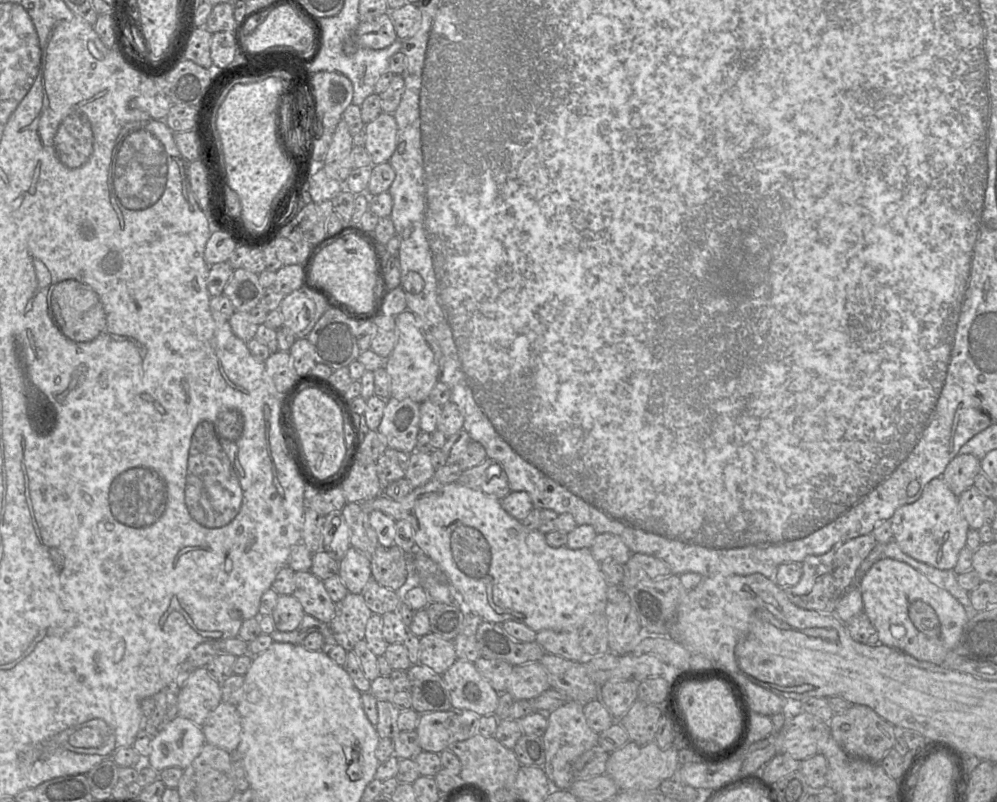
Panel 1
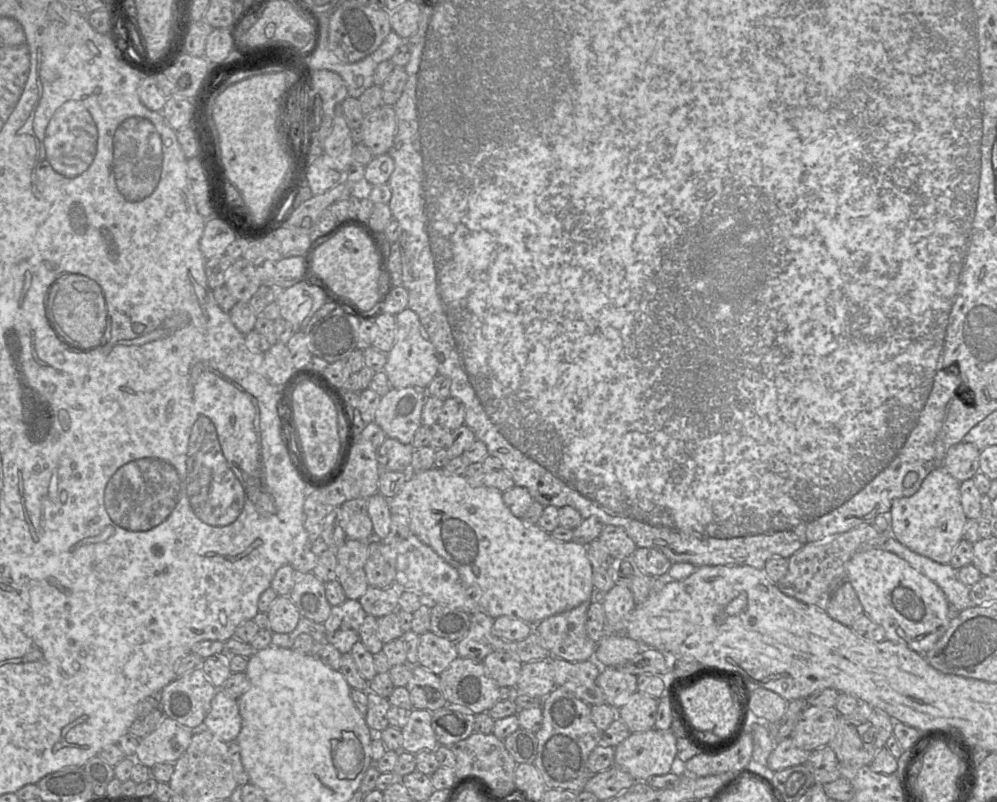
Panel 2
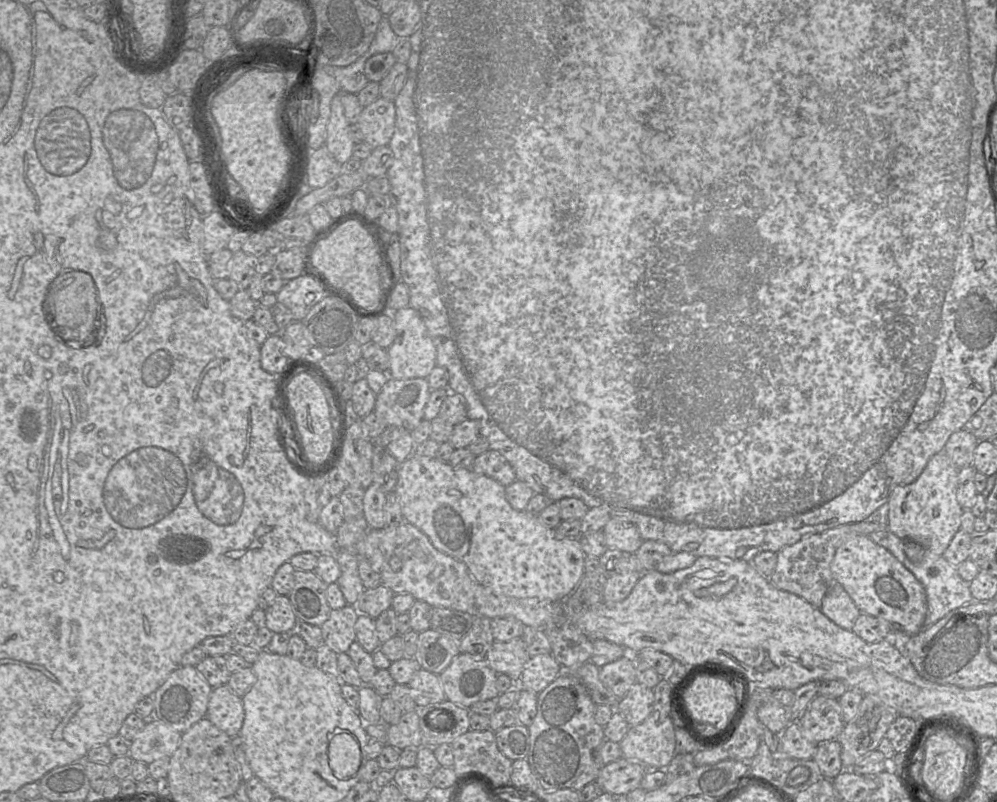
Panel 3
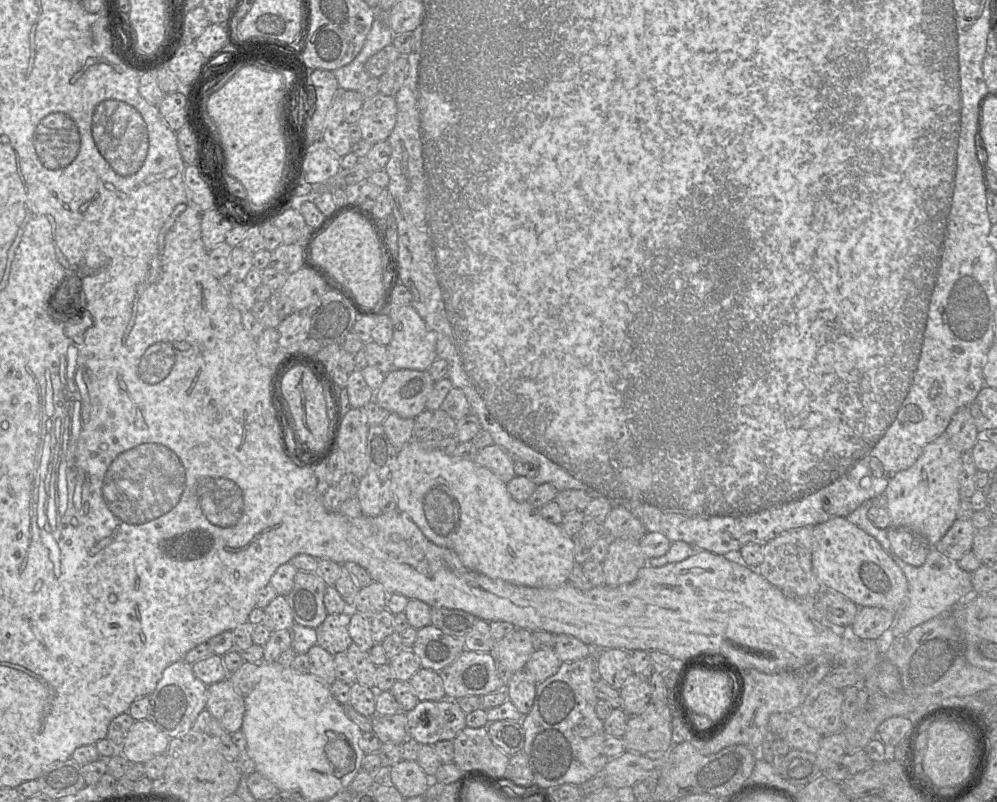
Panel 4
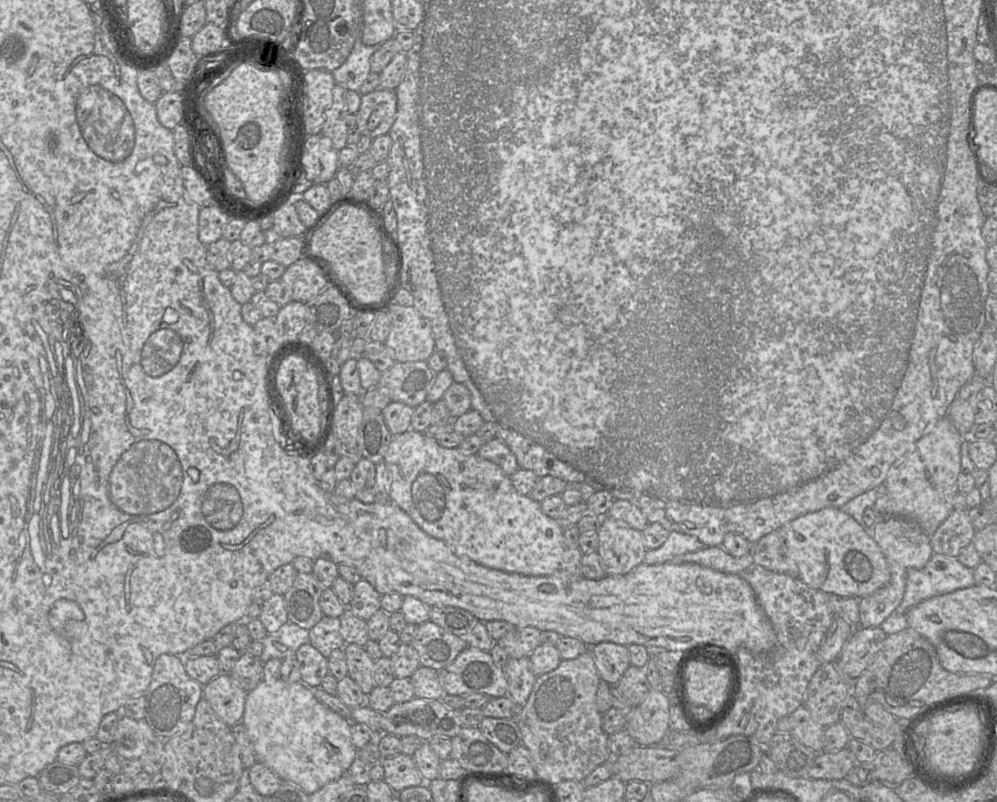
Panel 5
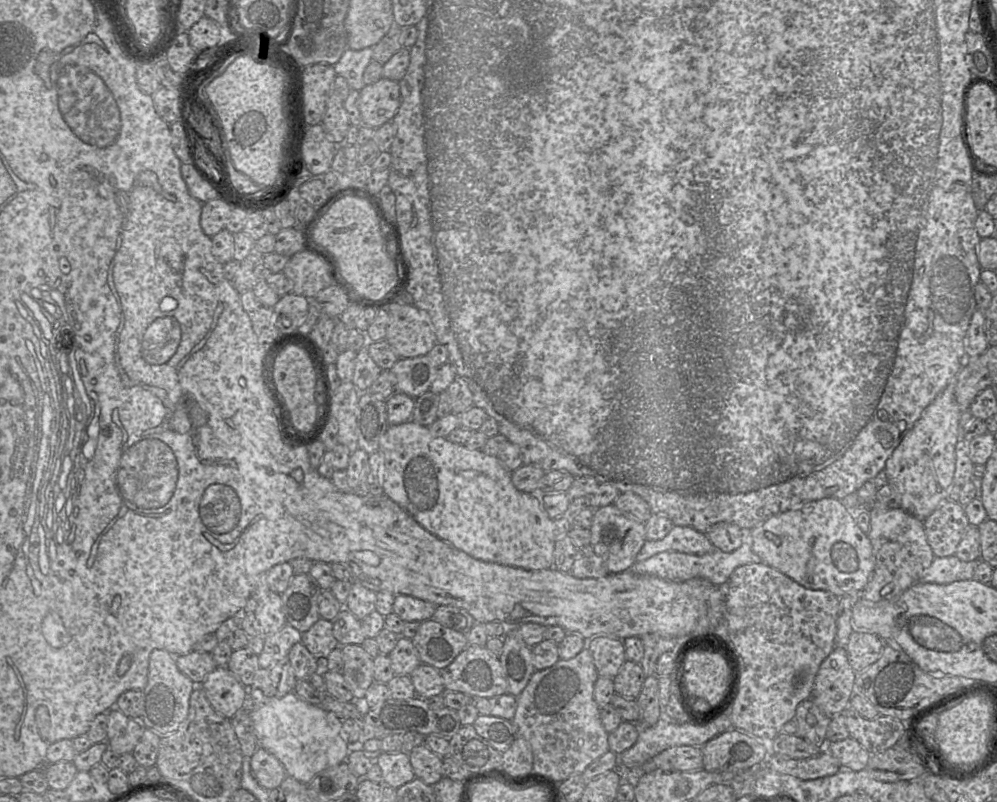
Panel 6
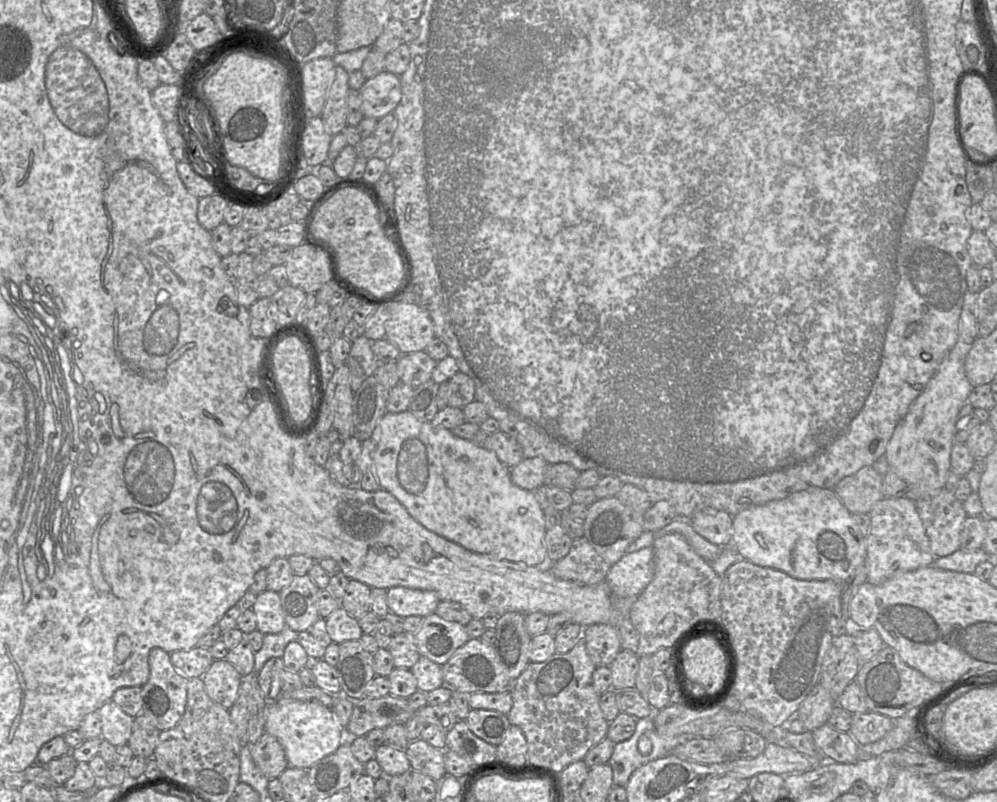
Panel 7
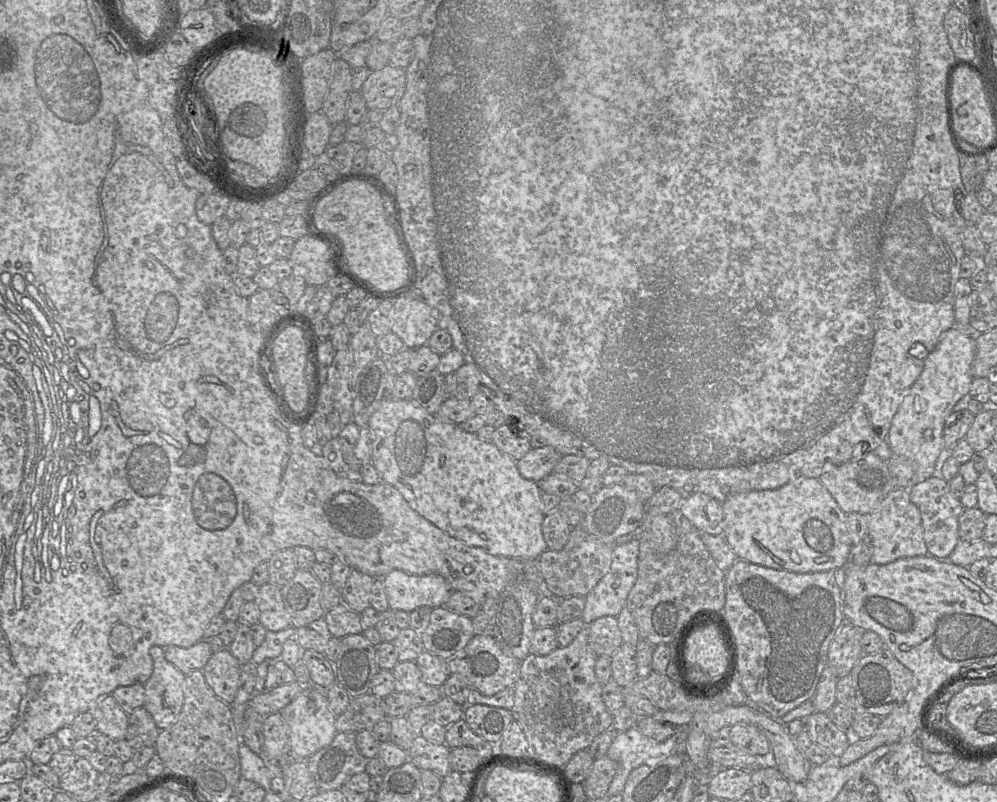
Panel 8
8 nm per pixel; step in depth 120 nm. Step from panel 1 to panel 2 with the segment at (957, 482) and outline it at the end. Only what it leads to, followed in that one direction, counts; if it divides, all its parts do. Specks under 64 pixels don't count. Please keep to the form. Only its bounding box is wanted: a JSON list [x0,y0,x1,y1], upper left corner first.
[943,441,980,481]

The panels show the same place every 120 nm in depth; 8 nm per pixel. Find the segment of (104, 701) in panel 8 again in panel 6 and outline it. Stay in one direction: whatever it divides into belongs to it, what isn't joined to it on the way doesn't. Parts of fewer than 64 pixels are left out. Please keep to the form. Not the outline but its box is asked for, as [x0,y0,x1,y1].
[107,708,145,755]

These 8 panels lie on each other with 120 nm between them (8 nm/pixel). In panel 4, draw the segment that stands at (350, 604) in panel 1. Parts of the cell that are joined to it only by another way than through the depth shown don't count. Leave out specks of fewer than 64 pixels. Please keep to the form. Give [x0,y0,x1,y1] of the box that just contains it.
[316,611,353,655]

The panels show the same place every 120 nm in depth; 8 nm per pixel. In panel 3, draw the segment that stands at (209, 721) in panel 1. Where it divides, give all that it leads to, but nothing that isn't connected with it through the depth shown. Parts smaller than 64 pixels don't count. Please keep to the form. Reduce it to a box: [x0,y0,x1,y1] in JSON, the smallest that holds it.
[206,684,244,736]

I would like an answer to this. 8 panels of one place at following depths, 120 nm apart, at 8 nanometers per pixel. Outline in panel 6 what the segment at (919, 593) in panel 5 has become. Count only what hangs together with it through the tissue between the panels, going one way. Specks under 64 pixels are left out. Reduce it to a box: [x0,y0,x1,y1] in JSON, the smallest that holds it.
[918,555,978,584]

